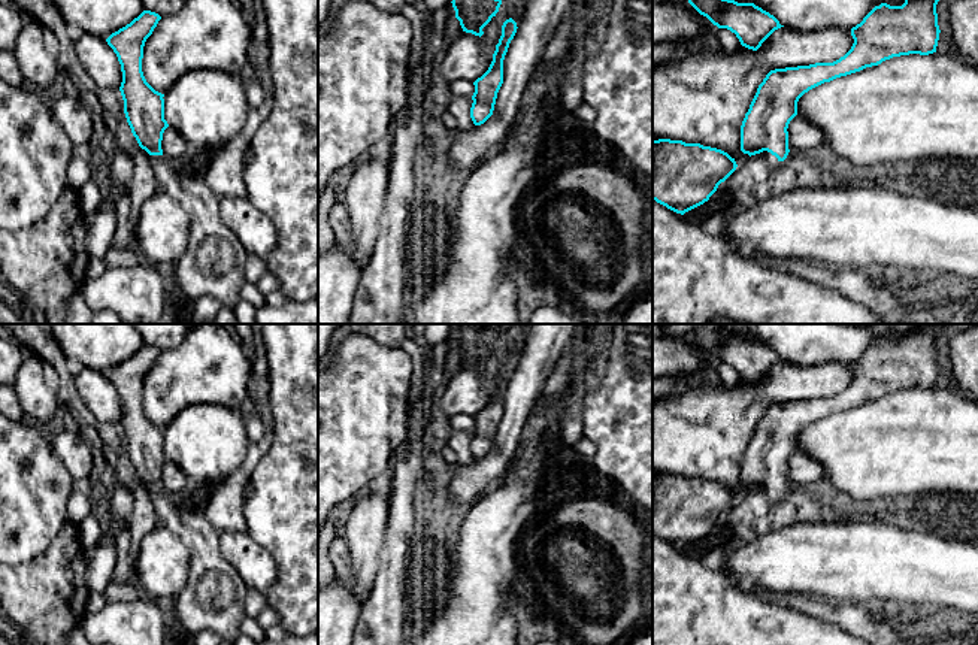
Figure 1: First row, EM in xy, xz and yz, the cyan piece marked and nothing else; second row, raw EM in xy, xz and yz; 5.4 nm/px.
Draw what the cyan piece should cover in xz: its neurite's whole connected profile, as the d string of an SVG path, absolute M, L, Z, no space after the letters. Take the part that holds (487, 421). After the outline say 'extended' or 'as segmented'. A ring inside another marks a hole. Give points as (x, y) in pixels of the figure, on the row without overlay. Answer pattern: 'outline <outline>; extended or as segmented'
outline M512 352L503 357L502 370L496 379L490 402L473 417L475 427L472 430L470 452L475 460L484 458L493 449L497 427L503 418L503 394L517 363L517 357Z; as segmented

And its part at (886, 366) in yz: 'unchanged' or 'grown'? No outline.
grown

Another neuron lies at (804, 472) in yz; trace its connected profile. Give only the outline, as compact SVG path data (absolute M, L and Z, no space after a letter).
M796 449L788 458L788 484L805 490L824 487L824 470L820 463Z

